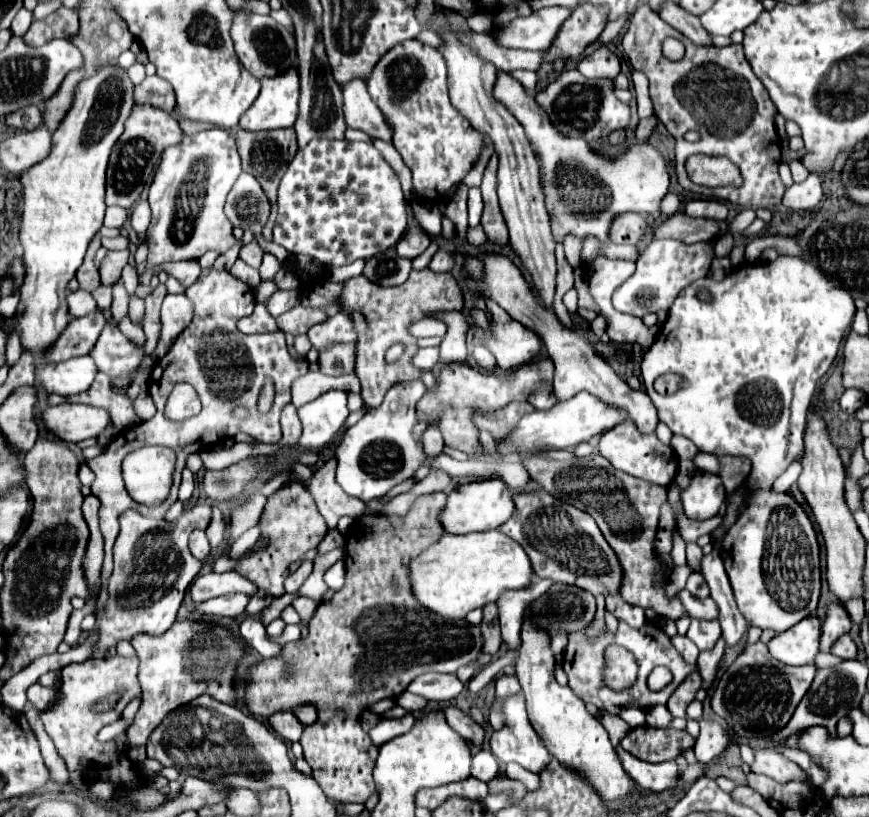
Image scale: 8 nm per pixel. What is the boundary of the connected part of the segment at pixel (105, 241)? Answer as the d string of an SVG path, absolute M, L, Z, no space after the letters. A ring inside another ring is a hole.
M122 235L113 238L101 237L101 246L107 250L123 250L128 246L128 239Z

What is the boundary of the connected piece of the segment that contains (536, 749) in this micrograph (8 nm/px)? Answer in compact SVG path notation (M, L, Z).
M515 694L515 696L507 696L499 710L503 712L503 718L505 718L505 726L497 732L493 732L491 736L491 752L495 754L495 758L503 764L507 762L517 762L521 764L523 768L531 770L531 772L539 772L547 766L547 762L551 762L551 756L547 752L547 748L543 746L543 740L537 736L537 732L533 730L529 718L527 718L527 712L525 712L525 702L523 702L523 696L521 694Z

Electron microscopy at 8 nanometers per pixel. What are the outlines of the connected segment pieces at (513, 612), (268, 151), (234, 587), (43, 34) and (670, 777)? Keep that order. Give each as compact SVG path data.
M535 580L535 584L527 590L513 590L507 594L503 594L503 598L499 598L497 608L499 608L499 624L501 624L501 636L503 636L503 642L509 646L509 648L515 648L521 644L521 624L523 624L523 612L525 612L525 606L529 602L533 602L533 598L539 598L543 592L549 590L553 582L551 580Z
M237 128L237 148L239 148L239 156L241 156L243 170L249 172L249 174L253 174L259 180L259 184L267 192L269 202L275 204L279 180L283 178L283 174L285 174L291 158L297 152L295 130L293 128L283 128L283 130L267 130L267 132L263 130L259 134L251 134L249 130Z
M235 570L223 572L223 574L205 572L205 574L197 576L189 586L189 594L191 594L193 602L205 602L209 598L233 594L233 592L253 596L257 592L257 588L253 586L253 582L243 578L241 574L235 574Z
M59 8L43 20L33 20L31 28L23 36L29 46L43 46L55 38L71 38L79 32L77 12L71 8Z
M621 746L615 748L623 770L627 772L627 776L645 792L663 792L669 788L675 788L679 784L679 766L677 762L661 762L661 764L647 764L639 758L635 758L633 754L625 752Z

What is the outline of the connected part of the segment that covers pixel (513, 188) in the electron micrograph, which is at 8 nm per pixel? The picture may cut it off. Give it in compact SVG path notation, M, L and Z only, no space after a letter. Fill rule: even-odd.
M439 34L439 38L443 44L437 50L443 54L447 62L451 104L471 122L475 130L487 134L493 142L495 154L499 158L497 194L503 218L509 228L509 240L517 250L517 254L521 256L525 268L531 272L533 284L539 290L543 302L551 306L557 272L553 254L555 240L551 234L549 212L543 202L543 188L539 182L539 160L531 150L531 142L527 142L527 136L523 134L523 126L519 126L519 122L511 116L511 112L493 98L493 84L497 78L495 66L491 66L491 62L483 62L471 50L471 46L463 46L463 42L459 42L459 38L455 38L453 34Z

